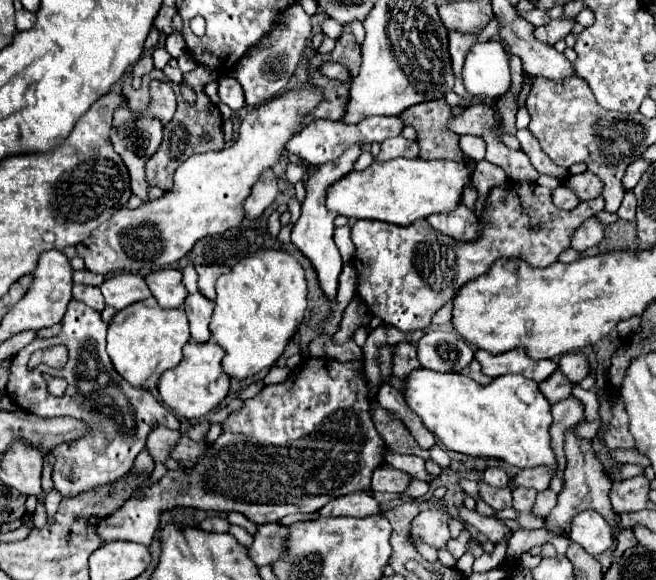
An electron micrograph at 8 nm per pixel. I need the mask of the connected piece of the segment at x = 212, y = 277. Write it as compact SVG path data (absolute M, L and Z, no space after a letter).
M196 266L198 272L198 290L208 298L214 300L216 292L214 292L214 284L218 280L220 274L228 272L226 266Z

